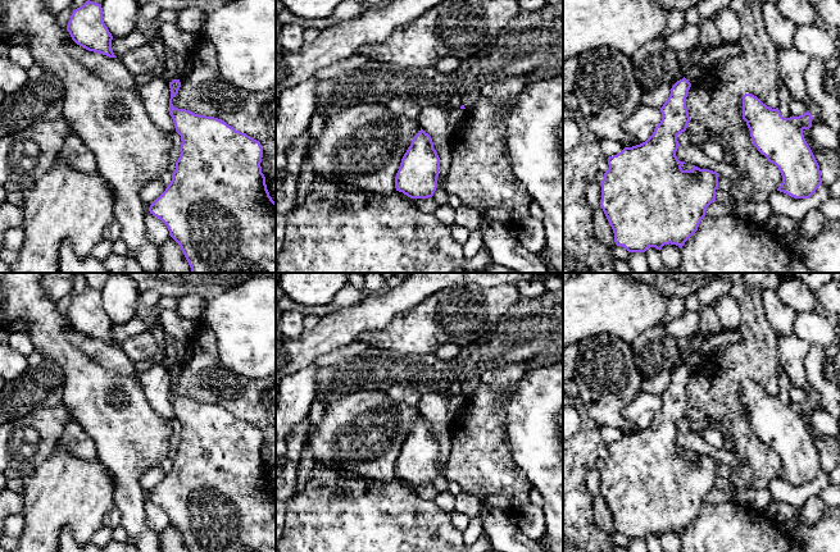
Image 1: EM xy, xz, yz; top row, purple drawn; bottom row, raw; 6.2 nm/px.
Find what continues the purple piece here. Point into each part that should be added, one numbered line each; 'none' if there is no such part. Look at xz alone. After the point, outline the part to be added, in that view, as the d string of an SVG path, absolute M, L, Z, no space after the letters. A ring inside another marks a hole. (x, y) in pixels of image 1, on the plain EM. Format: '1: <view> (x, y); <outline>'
none

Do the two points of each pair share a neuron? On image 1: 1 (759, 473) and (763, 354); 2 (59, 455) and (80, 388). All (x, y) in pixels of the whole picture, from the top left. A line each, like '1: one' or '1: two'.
1: one
2: two

